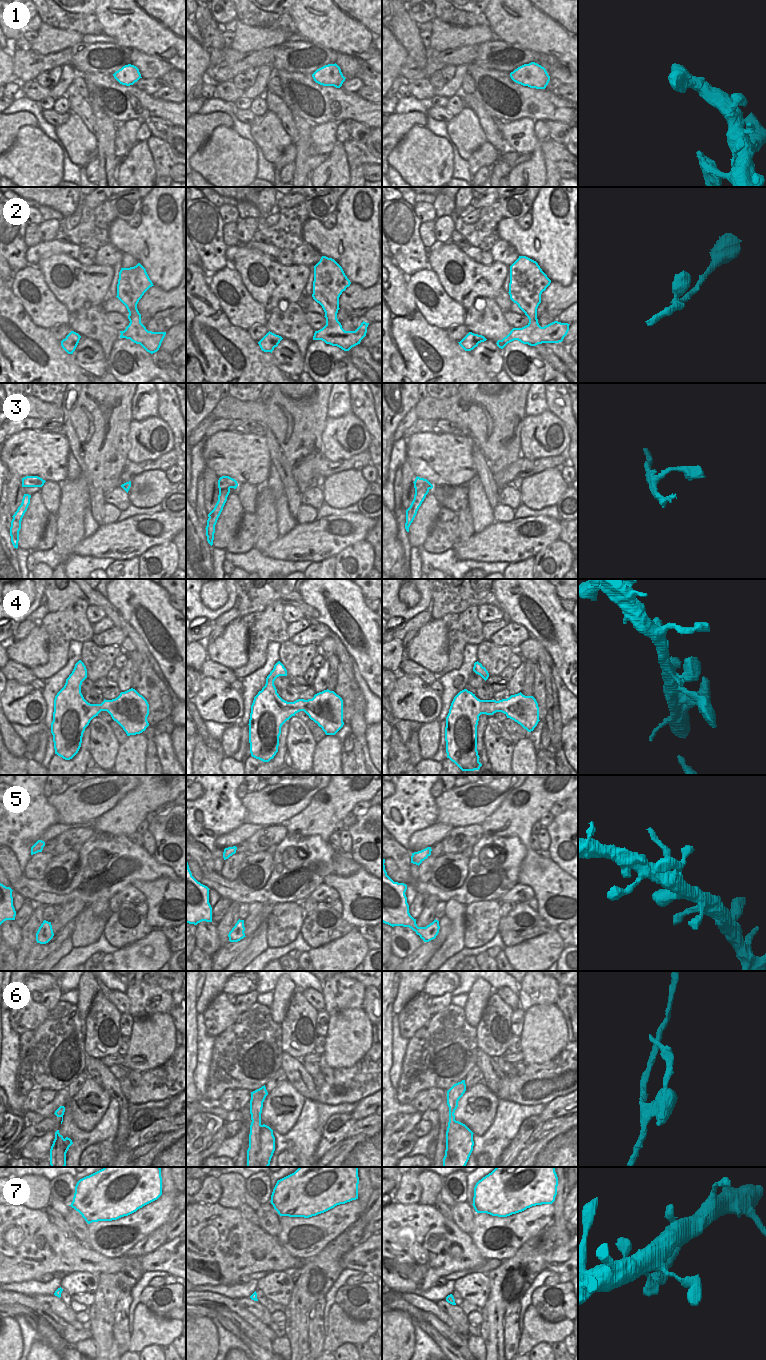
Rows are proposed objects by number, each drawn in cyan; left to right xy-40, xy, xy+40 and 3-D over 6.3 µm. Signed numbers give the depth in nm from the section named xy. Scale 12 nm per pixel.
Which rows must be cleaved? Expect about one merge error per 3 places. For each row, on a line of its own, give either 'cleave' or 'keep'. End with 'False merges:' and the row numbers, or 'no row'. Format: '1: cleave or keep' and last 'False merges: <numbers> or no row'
1: keep
2: keep
3: cleave
4: keep
5: keep
6: cleave
7: keep
False merges: 3, 6

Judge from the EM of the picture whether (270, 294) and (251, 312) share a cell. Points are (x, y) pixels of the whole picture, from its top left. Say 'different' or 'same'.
different

